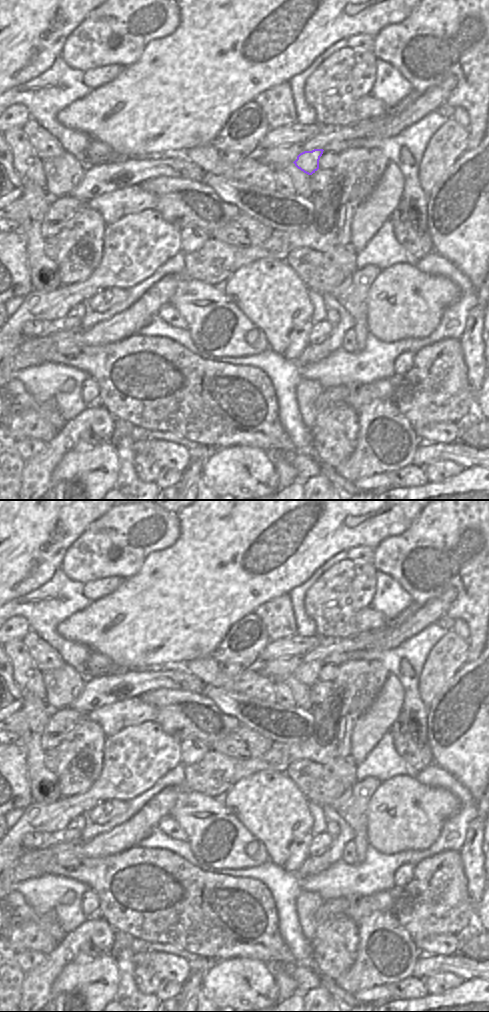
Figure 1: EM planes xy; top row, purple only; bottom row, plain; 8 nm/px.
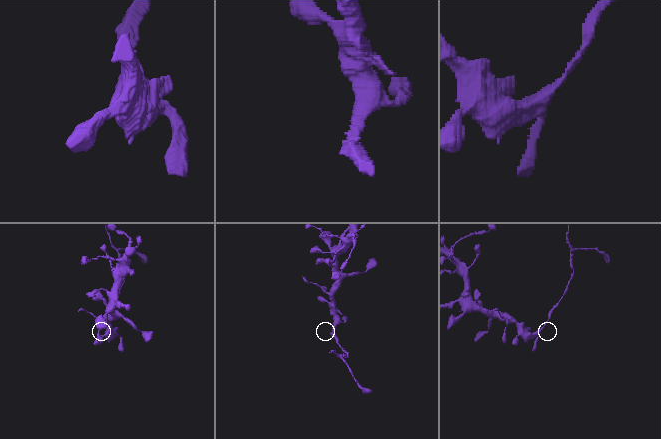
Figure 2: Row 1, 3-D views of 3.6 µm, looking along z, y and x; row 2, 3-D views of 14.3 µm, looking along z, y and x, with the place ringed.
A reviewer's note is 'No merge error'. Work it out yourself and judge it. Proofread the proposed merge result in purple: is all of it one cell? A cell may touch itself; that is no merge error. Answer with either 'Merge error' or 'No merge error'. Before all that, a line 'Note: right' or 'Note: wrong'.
Note: wrong
Merge error.

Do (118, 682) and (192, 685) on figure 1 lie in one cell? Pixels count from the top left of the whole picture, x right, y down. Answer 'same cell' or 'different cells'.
same cell

